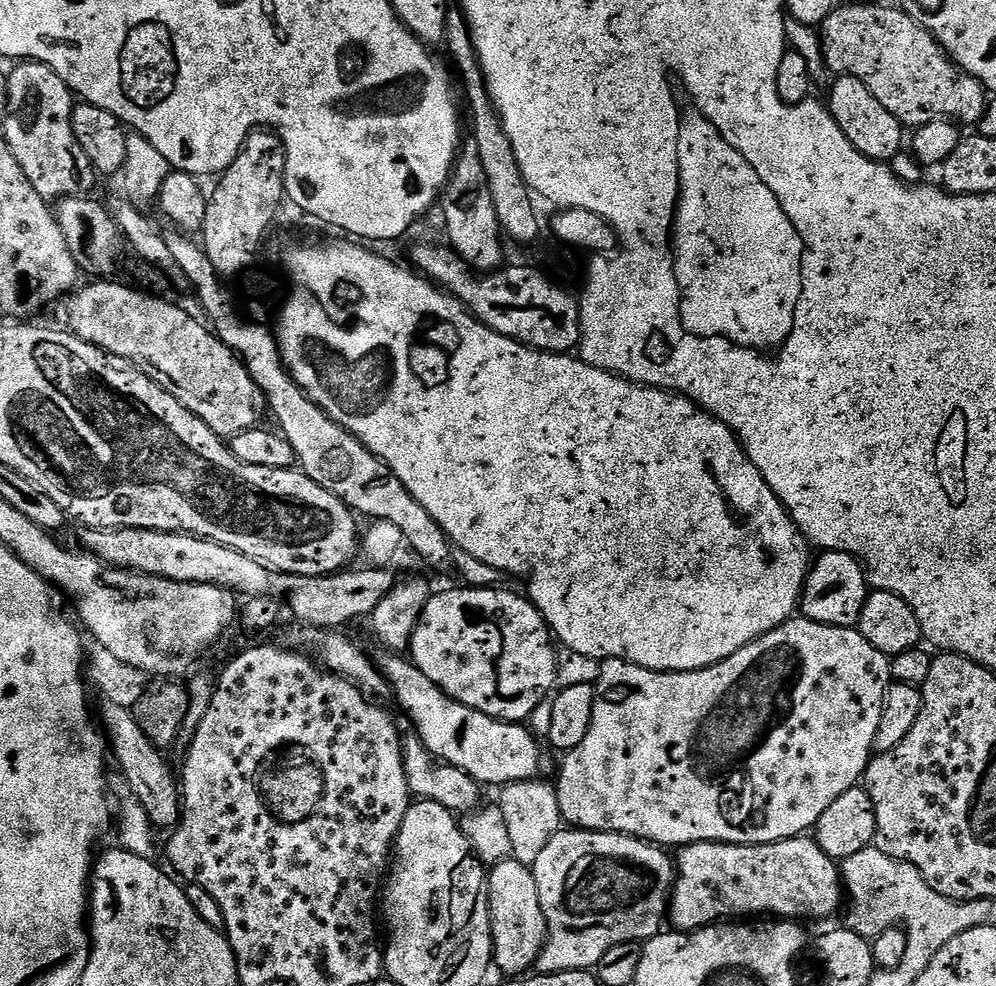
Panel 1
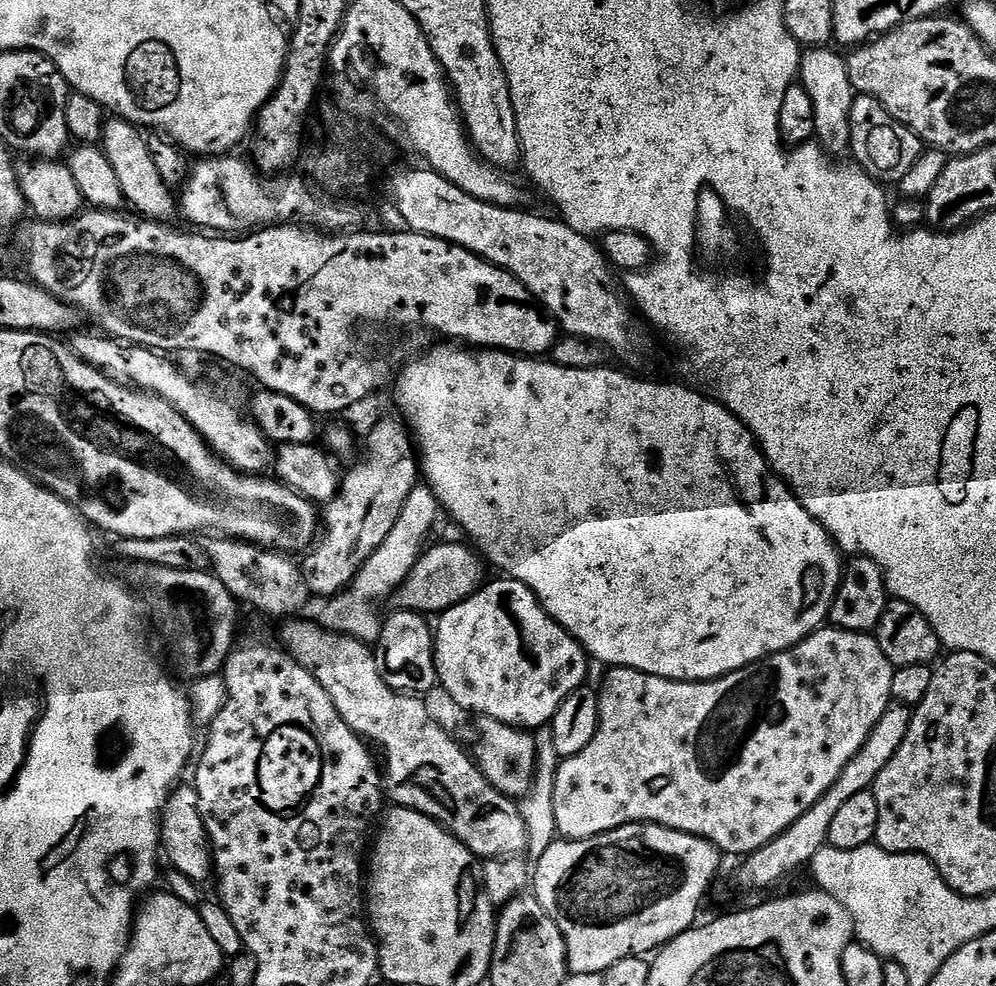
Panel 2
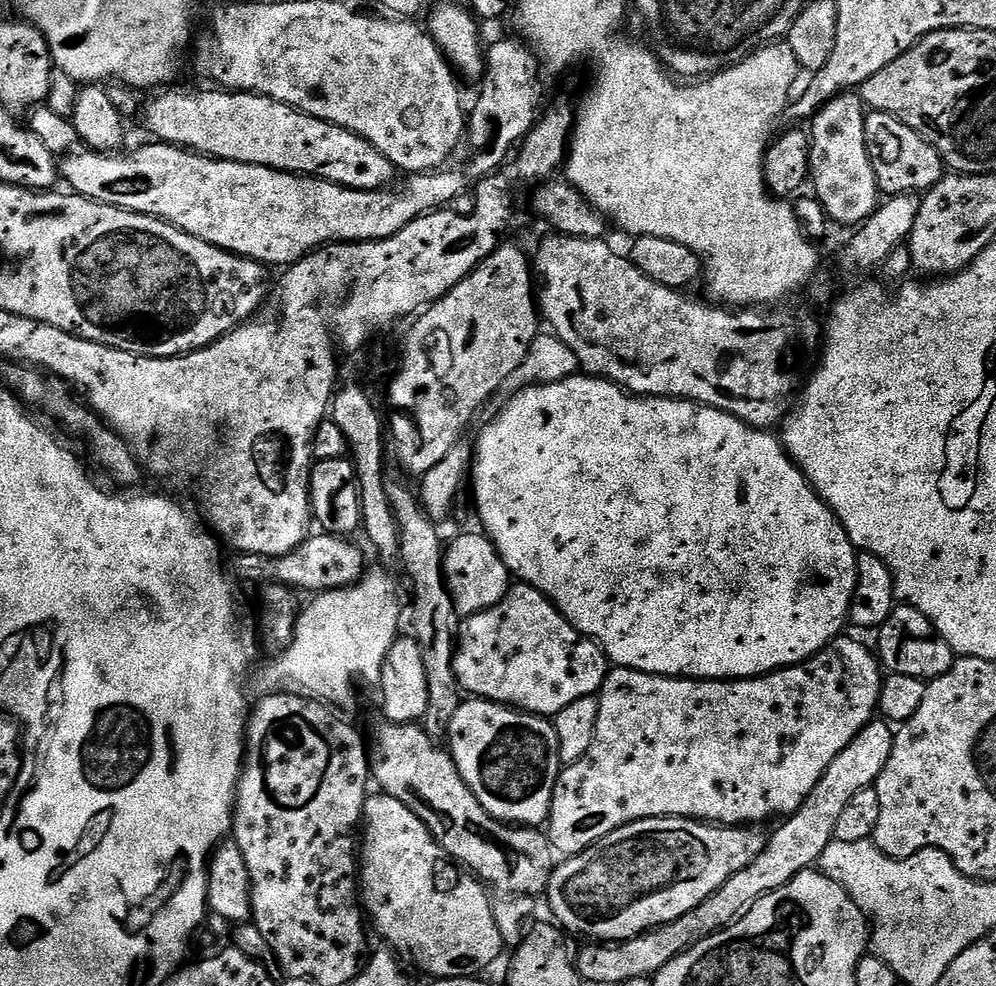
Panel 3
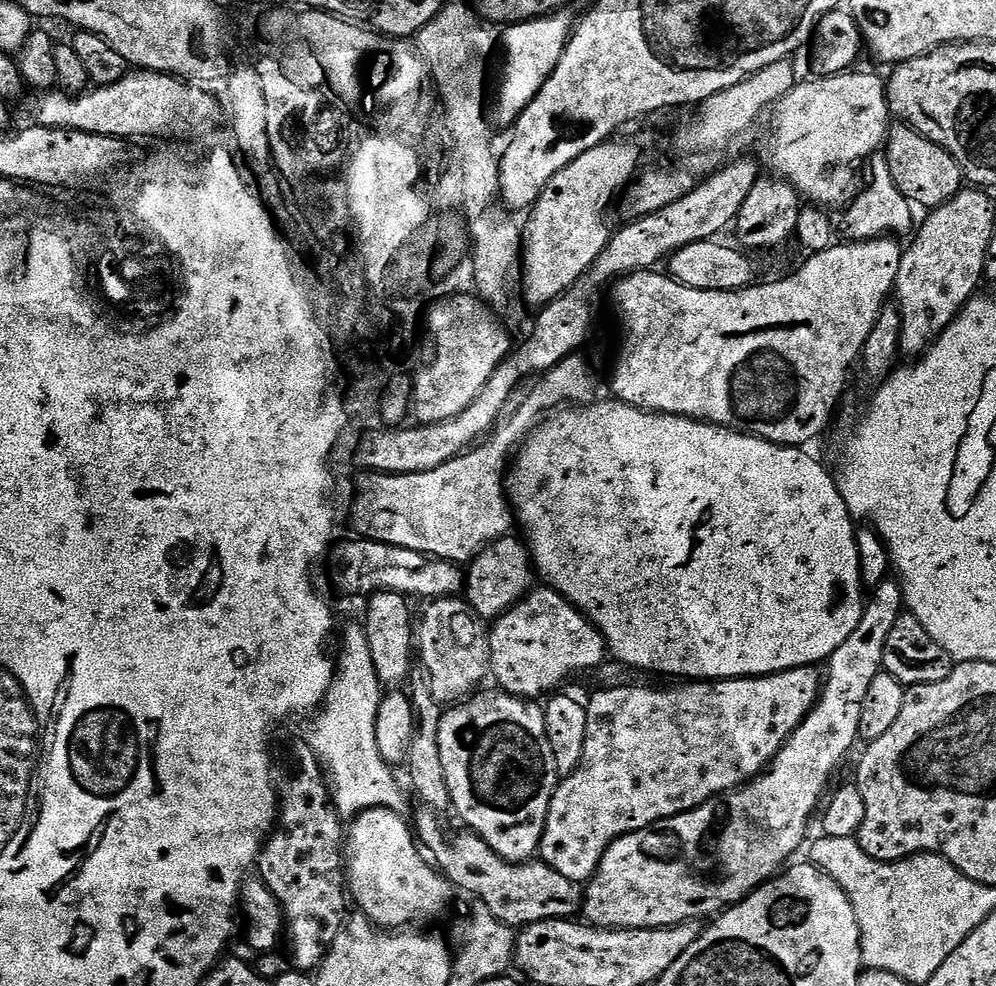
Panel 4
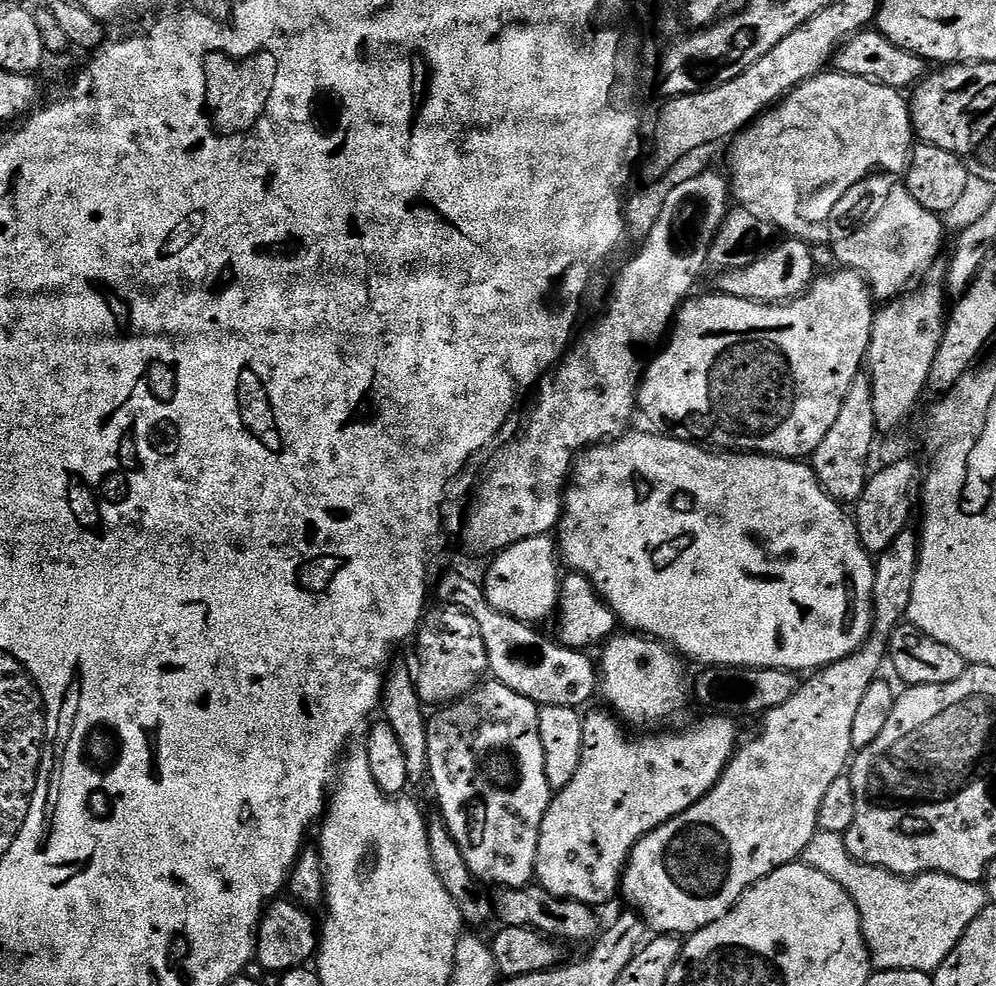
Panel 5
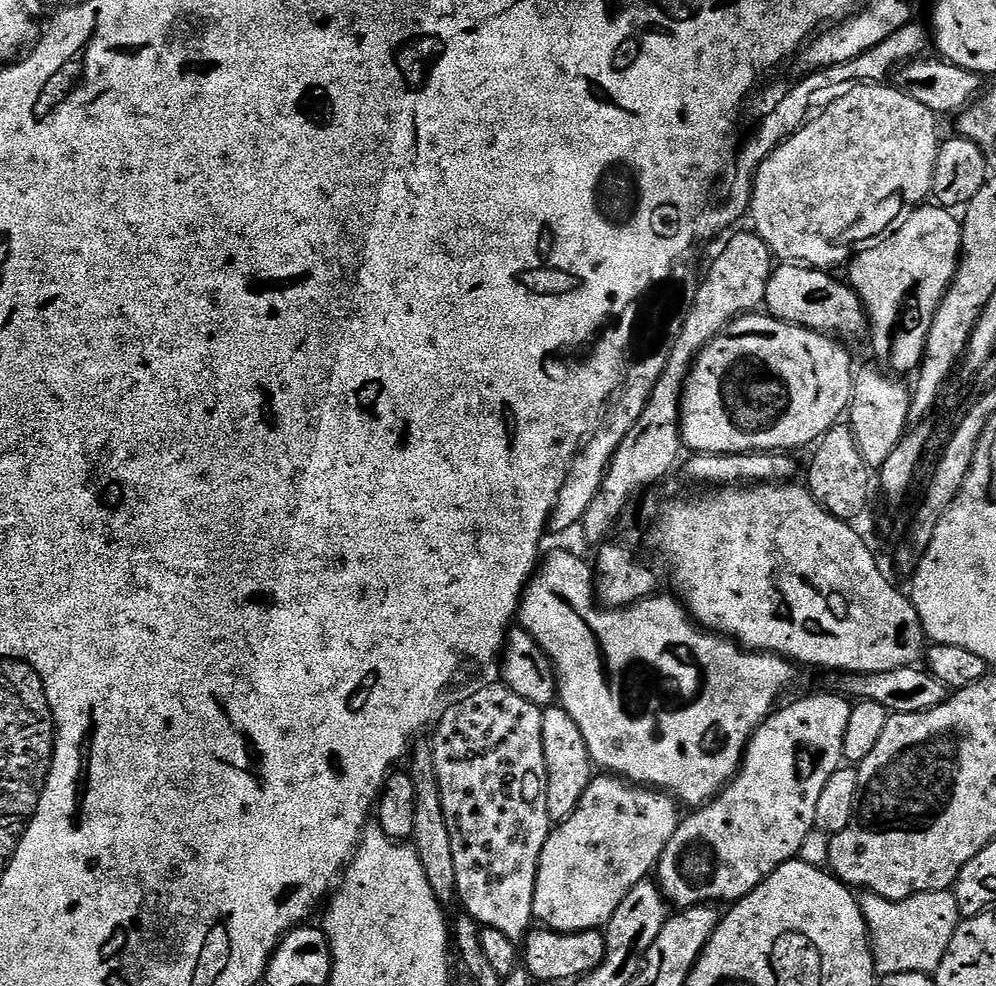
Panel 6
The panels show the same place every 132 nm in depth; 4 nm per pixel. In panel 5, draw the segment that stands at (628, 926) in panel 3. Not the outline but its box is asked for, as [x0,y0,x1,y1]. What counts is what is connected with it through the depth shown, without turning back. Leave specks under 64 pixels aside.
[622,530,920,938]

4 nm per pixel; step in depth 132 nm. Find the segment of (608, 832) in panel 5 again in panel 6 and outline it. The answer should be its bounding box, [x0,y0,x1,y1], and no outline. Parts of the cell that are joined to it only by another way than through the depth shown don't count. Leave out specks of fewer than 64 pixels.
[532,774,681,932]

